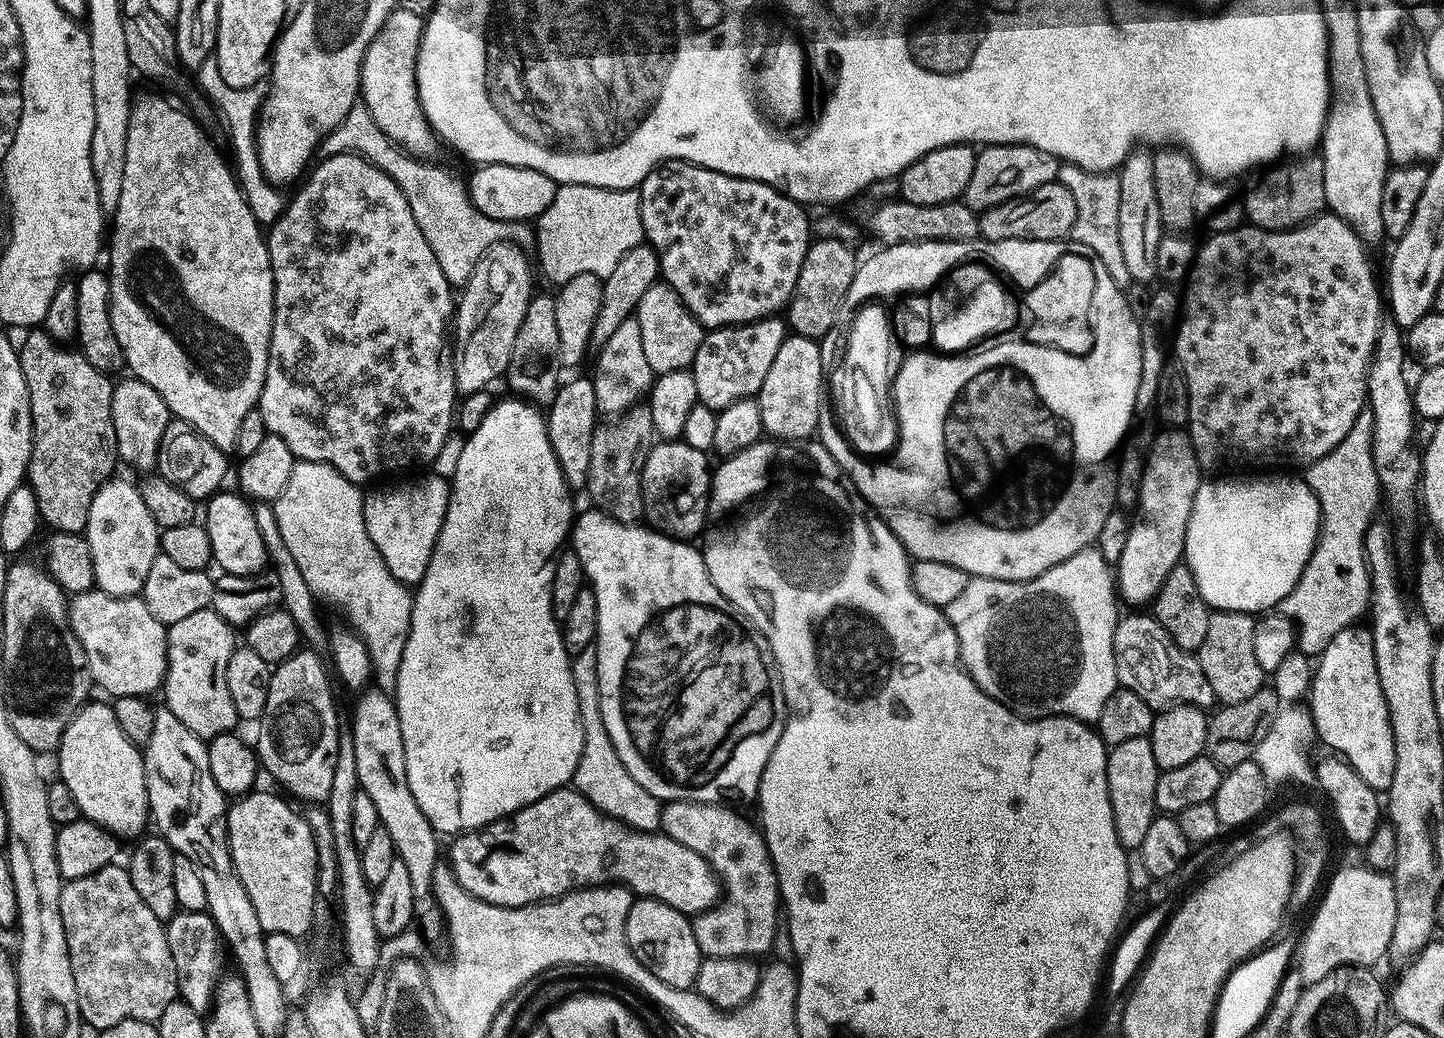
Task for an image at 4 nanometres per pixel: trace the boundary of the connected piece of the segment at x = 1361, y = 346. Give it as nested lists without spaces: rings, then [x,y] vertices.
[[[1321,214],[1321,215],[1319,215],[1319,216],[1313,216],[1313,217],[1312,217],[1312,219],[1311,219],[1311,220],[1309,220],[1309,221],[1308,221],[1308,223],[1306,223],[1306,224],[1299,224],[1299,225],[1298,225],[1298,227],[1296,227],[1296,228],[1288,228],[1288,229],[1286,229],[1286,231],[1285,231],[1285,232],[1271,232],[1271,231],[1270,231],[1270,230],[1266,230],[1266,229],[1265,229],[1265,228],[1257,228],[1257,227],[1255,227],[1255,226],[1247,226],[1247,227],[1248,227],[1248,228],[1245,228],[1245,226],[1239,226],[1239,227],[1237,227],[1237,228],[1232,228],[1232,229],[1230,229],[1230,230],[1229,230],[1229,231],[1228,231],[1228,232],[1218,232],[1218,233],[1215,233],[1215,234],[1212,234],[1212,235],[1209,235],[1209,236],[1208,236],[1208,237],[1210,237],[1210,238],[1209,238],[1209,240],[1208,240],[1208,241],[1206,241],[1206,242],[1205,242],[1205,244],[1204,244],[1204,245],[1203,245],[1203,244],[1202,244],[1202,243],[1201,243],[1201,244],[1200,244],[1200,245],[1199,245],[1199,248],[1198,248],[1198,251],[1197,251],[1197,254],[1196,254],[1196,258],[1195,258],[1195,260],[1193,260],[1193,262],[1192,262],[1192,267],[1191,267],[1191,269],[1190,269],[1190,271],[1189,271],[1189,273],[1188,273],[1188,275],[1187,275],[1187,277],[1186,277],[1186,283],[1185,283],[1185,284],[1184,284],[1184,285],[1183,285],[1183,287],[1184,287],[1184,286],[1185,286],[1185,288],[1184,288],[1184,292],[1183,292],[1183,291],[1182,291],[1182,311],[1181,311],[1181,312],[1180,312],[1180,313],[1179,313],[1179,317],[1178,317],[1178,323],[1177,323],[1177,324],[1176,324],[1176,326],[1175,326],[1175,331],[1174,331],[1174,356],[1175,356],[1175,352],[1176,352],[1176,357],[1174,357],[1174,360],[1175,360],[1175,363],[1176,363],[1176,364],[1177,364],[1177,365],[1178,365],[1178,367],[1179,367],[1179,369],[1180,369],[1180,371],[1181,371],[1181,372],[1183,372],[1183,373],[1184,373],[1184,381],[1185,381],[1185,382],[1186,382],[1186,386],[1187,386],[1187,387],[1188,387],[1188,422],[1187,422],[1187,425],[1186,425],[1186,431],[1187,431],[1187,433],[1188,433],[1188,438],[1189,438],[1189,440],[1191,440],[1191,441],[1192,441],[1192,449],[1193,449],[1193,450],[1194,450],[1194,454],[1195,454],[1195,455],[1196,455],[1196,461],[1197,461],[1197,462],[1199,462],[1199,464],[1200,464],[1200,467],[1201,467],[1201,469],[1204,469],[1204,470],[1208,470],[1208,468],[1220,468],[1220,469],[1216,469],[1216,470],[1224,470],[1224,469],[1227,469],[1227,468],[1224,468],[1224,467],[1226,467],[1226,466],[1227,466],[1227,464],[1237,464],[1237,466],[1238,466],[1238,467],[1240,467],[1240,468],[1237,468],[1237,469],[1240,469],[1240,470],[1248,470],[1248,469],[1251,469],[1251,468],[1248,468],[1248,467],[1250,467],[1250,466],[1251,466],[1251,464],[1253,464],[1253,466],[1254,466],[1254,467],[1256,467],[1256,468],[1253,468],[1253,469],[1256,469],[1256,470],[1268,470],[1268,469],[1271,469],[1271,468],[1272,468],[1272,467],[1273,467],[1273,466],[1280,466],[1280,465],[1276,465],[1276,464],[1284,464],[1284,463],[1288,463],[1288,464],[1301,464],[1301,466],[1307,466],[1307,465],[1310,465],[1310,464],[1312,464],[1312,463],[1314,463],[1314,461],[1315,461],[1315,460],[1317,460],[1317,459],[1318,459],[1318,458],[1322,458],[1322,457],[1323,457],[1323,456],[1325,456],[1325,455],[1326,455],[1326,454],[1330,454],[1330,450],[1334,450],[1334,446],[1338,446],[1338,442],[1342,442],[1342,438],[1346,438],[1346,434],[1350,434],[1350,426],[1354,426],[1354,422],[1355,422],[1355,421],[1356,421],[1356,419],[1357,419],[1357,418],[1358,418],[1358,414],[1359,414],[1359,413],[1360,413],[1360,411],[1361,411],[1361,410],[1363,410],[1363,408],[1364,408],[1364,407],[1366,407],[1366,397],[1367,397],[1367,394],[1368,394],[1368,364],[1369,364],[1369,362],[1371,362],[1371,361],[1372,361],[1372,351],[1373,351],[1373,350],[1374,350],[1374,346],[1375,346],[1375,345],[1376,345],[1376,339],[1377,339],[1377,338],[1378,338],[1378,334],[1379,334],[1379,333],[1380,333],[1380,326],[1381,326],[1381,323],[1382,323],[1382,317],[1380,317],[1380,308],[1381,308],[1381,312],[1382,312],[1382,288],[1381,288],[1381,285],[1380,285],[1380,288],[1379,288],[1379,286],[1378,286],[1378,285],[1376,285],[1376,276],[1375,276],[1375,274],[1374,274],[1374,273],[1372,273],[1372,264],[1371,264],[1371,262],[1370,262],[1370,261],[1368,261],[1368,252],[1369,252],[1369,249],[1368,249],[1368,248],[1367,248],[1367,247],[1366,247],[1366,245],[1365,245],[1365,243],[1364,243],[1364,241],[1363,241],[1363,240],[1361,240],[1361,239],[1360,239],[1360,235],[1358,235],[1358,233],[1356,233],[1356,231],[1354,231],[1354,230],[1353,230],[1353,228],[1351,228],[1351,226],[1349,226],[1349,225],[1348,225],[1348,224],[1347,224],[1347,222],[1345,222],[1345,220],[1343,220],[1343,219],[1342,219],[1342,218],[1338,218],[1338,217],[1337,217],[1337,216],[1334,216],[1334,215],[1331,215],[1331,214]]]

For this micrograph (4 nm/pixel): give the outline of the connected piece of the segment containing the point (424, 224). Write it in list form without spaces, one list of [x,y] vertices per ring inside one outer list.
[[[357,102],[346,114],[346,118],[327,133],[323,145],[324,156],[333,156],[339,152],[351,150],[366,157],[374,166],[378,166],[406,194],[406,202],[410,202],[410,210],[414,214],[414,222],[418,222],[418,230],[430,242],[430,250],[438,258],[438,266],[442,266],[442,274],[446,274],[453,289],[460,290],[471,277],[475,264],[484,254],[484,249],[497,241],[512,241],[528,250],[534,244],[534,232],[527,223],[514,220],[495,220],[482,210],[472,205],[463,179],[459,180],[448,168],[440,164],[432,164],[431,159],[411,156],[400,145],[394,143],[386,133],[374,122],[370,110],[364,103]]]

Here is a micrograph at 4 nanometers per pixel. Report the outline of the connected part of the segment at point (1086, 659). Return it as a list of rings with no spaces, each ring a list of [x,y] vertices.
[[[1089,546],[1032,580],[971,577],[966,590],[948,604],[946,615],[958,634],[960,663],[990,698],[1000,700],[1020,716],[1072,716],[1094,722],[1102,714],[1106,698],[1118,686],[1114,666],[1116,604],[1113,569],[1104,561],[1099,548]]]

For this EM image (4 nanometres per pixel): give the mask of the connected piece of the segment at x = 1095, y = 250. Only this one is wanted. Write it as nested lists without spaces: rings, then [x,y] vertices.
[[[1061,163],[1056,180],[1070,194],[1074,194],[1076,217],[1070,236],[1075,243],[1090,246],[1091,255],[1102,262],[1102,270],[1114,278],[1114,282],[1124,286],[1129,282],[1125,259],[1122,258],[1121,243],[1118,242],[1118,198],[1119,178],[1112,172],[1088,172],[1077,164]]]

